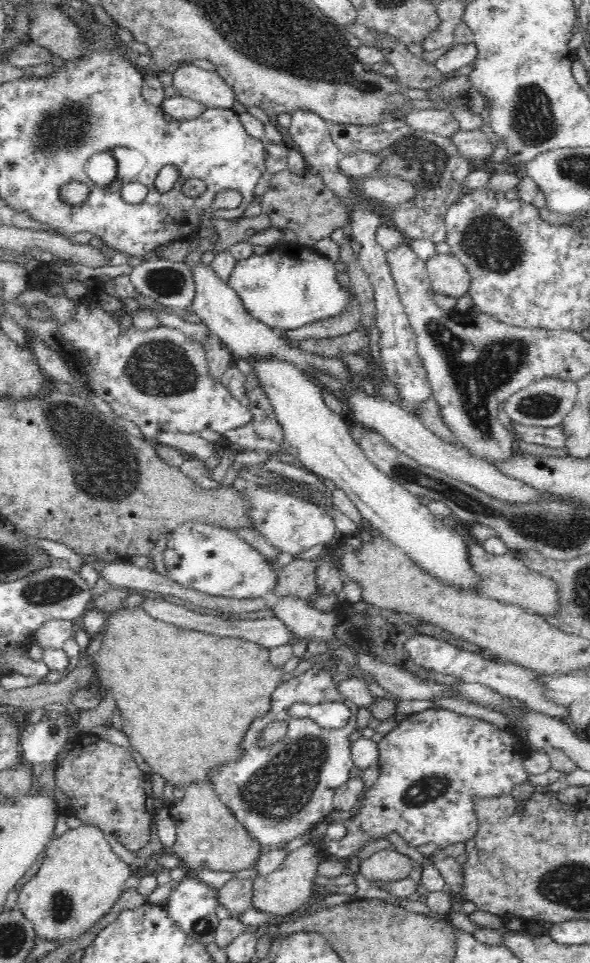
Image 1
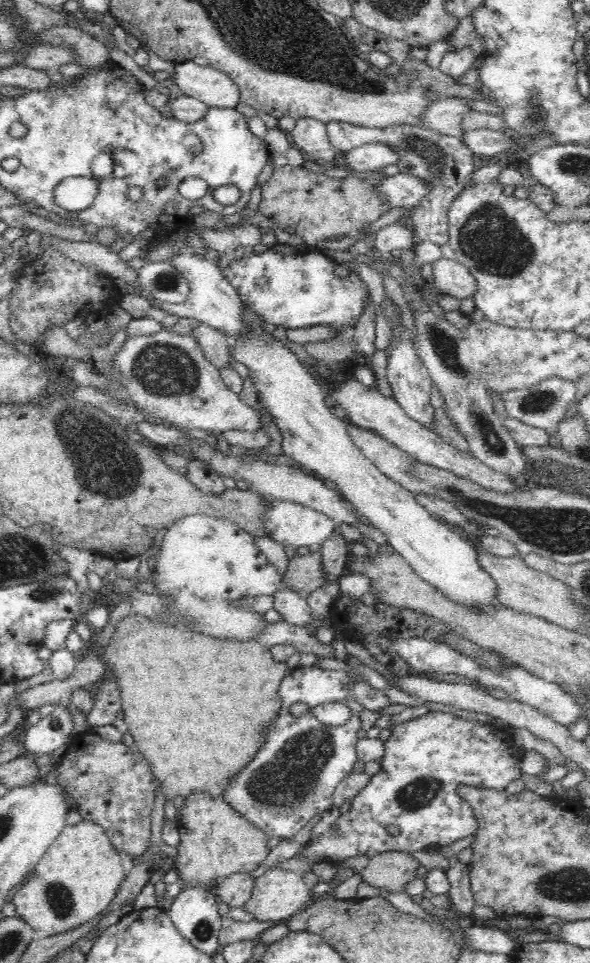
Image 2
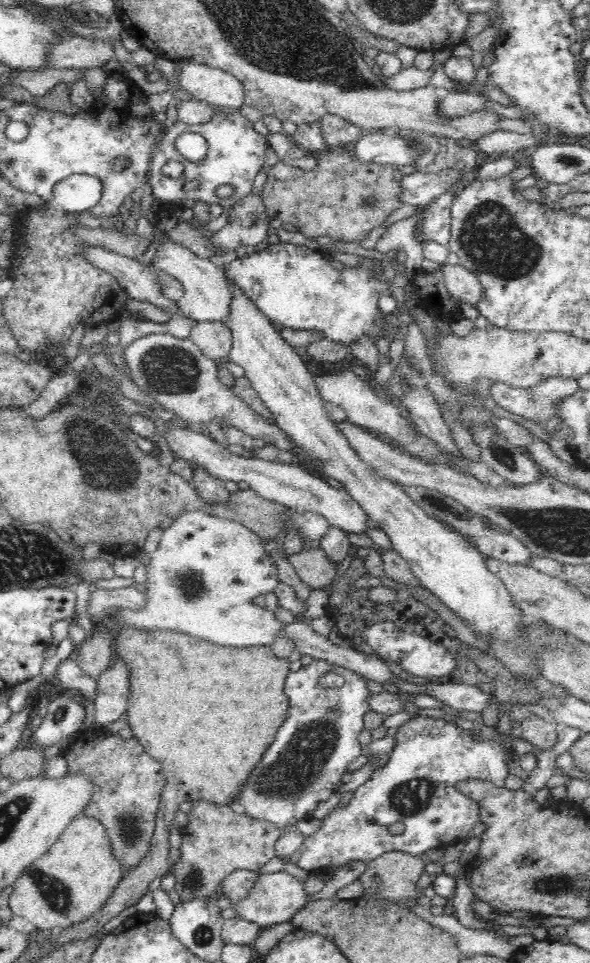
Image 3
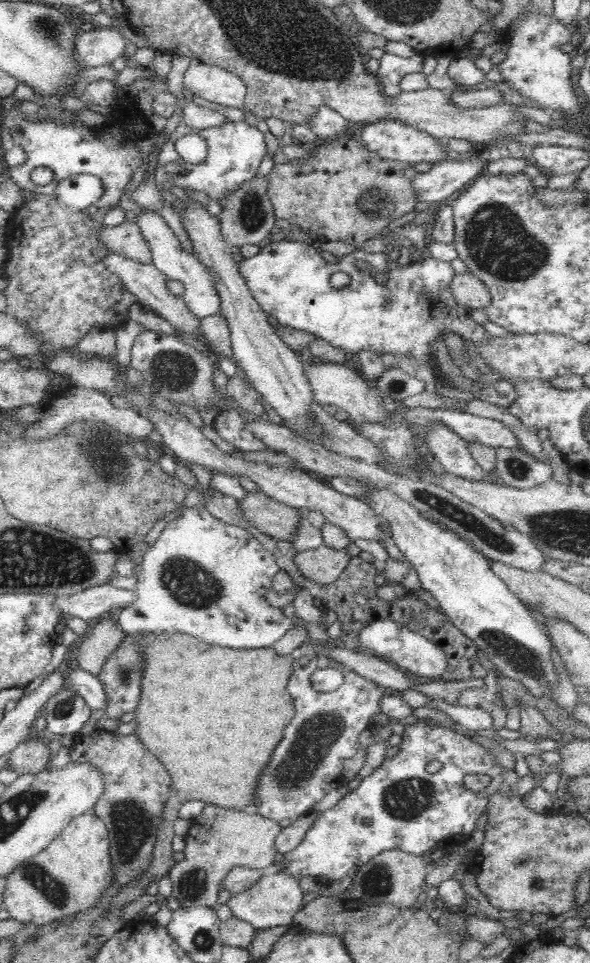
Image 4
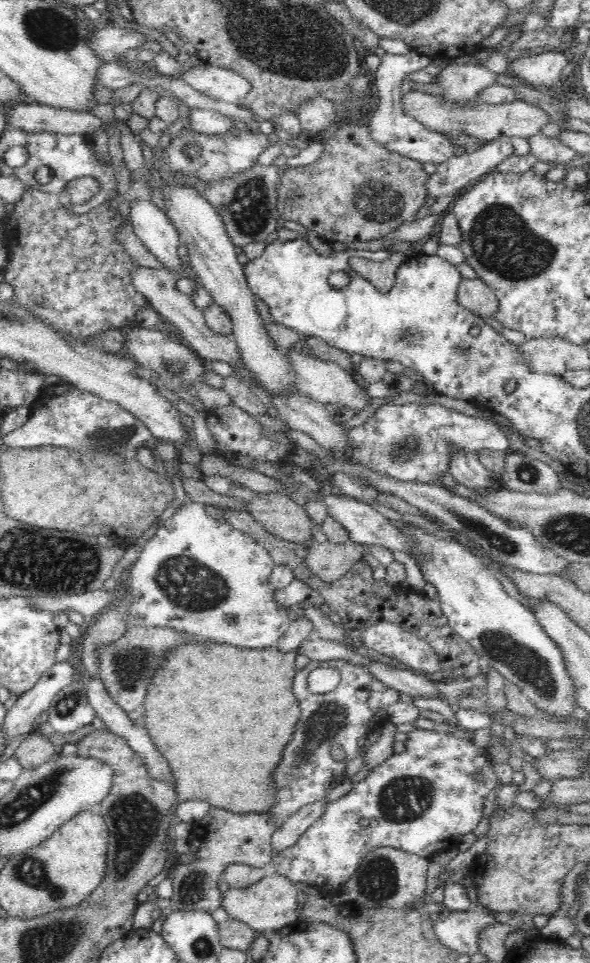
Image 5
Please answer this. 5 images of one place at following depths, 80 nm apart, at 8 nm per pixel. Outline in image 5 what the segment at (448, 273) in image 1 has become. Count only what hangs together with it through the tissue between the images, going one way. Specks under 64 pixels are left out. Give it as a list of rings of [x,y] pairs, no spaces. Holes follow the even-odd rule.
[[[464,278],[460,284],[460,305],[472,314],[482,318],[494,318],[500,313],[500,302],[483,280]]]

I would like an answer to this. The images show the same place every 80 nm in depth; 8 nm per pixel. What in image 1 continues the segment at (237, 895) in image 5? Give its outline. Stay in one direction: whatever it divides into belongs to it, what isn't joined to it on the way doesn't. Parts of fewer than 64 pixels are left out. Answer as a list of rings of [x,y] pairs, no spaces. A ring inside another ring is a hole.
[[[308,842],[292,851],[280,866],[265,877],[257,876],[253,880],[252,908],[264,914],[270,914],[282,920],[300,906],[307,905],[312,896],[314,878],[318,876],[318,863],[324,858],[316,842]]]

